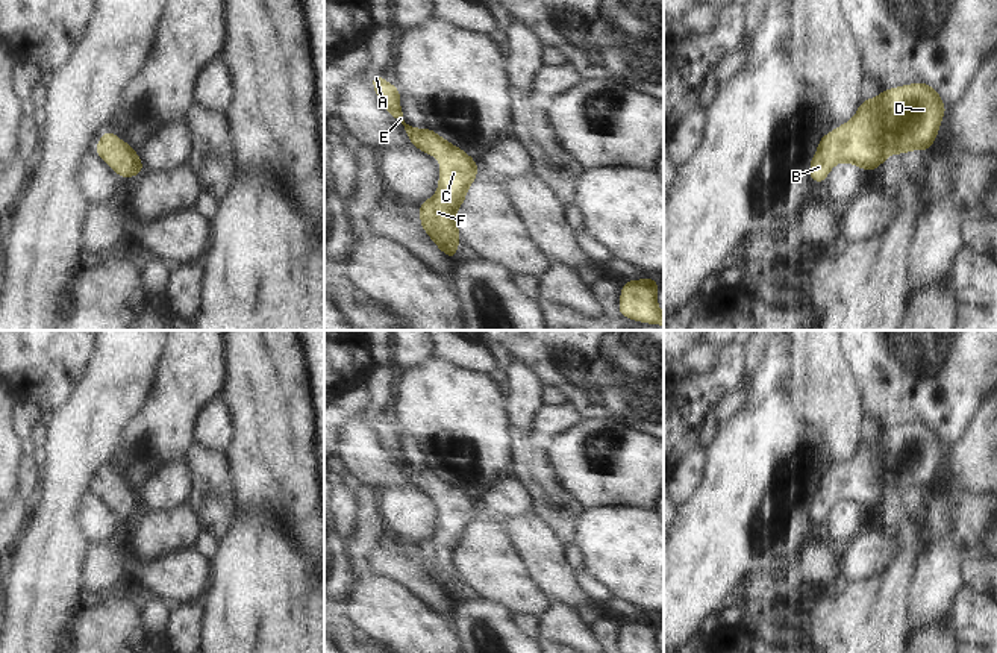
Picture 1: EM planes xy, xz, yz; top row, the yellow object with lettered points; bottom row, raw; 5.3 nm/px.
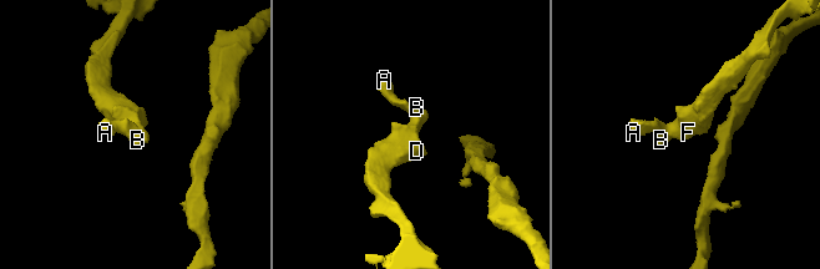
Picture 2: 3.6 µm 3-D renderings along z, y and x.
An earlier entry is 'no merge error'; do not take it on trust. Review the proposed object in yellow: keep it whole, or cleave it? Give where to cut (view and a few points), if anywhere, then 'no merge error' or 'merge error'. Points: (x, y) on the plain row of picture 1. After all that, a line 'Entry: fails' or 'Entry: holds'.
cut none; no merge error
Entry: holds

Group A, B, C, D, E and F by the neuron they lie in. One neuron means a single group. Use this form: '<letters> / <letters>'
A B C D E F

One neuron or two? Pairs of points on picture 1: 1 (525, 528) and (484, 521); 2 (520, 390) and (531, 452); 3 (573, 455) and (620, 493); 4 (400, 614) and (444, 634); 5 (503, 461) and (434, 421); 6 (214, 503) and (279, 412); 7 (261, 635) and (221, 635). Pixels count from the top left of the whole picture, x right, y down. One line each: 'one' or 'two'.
1: two
2: two
3: one
4: one
5: one
6: two
7: one

